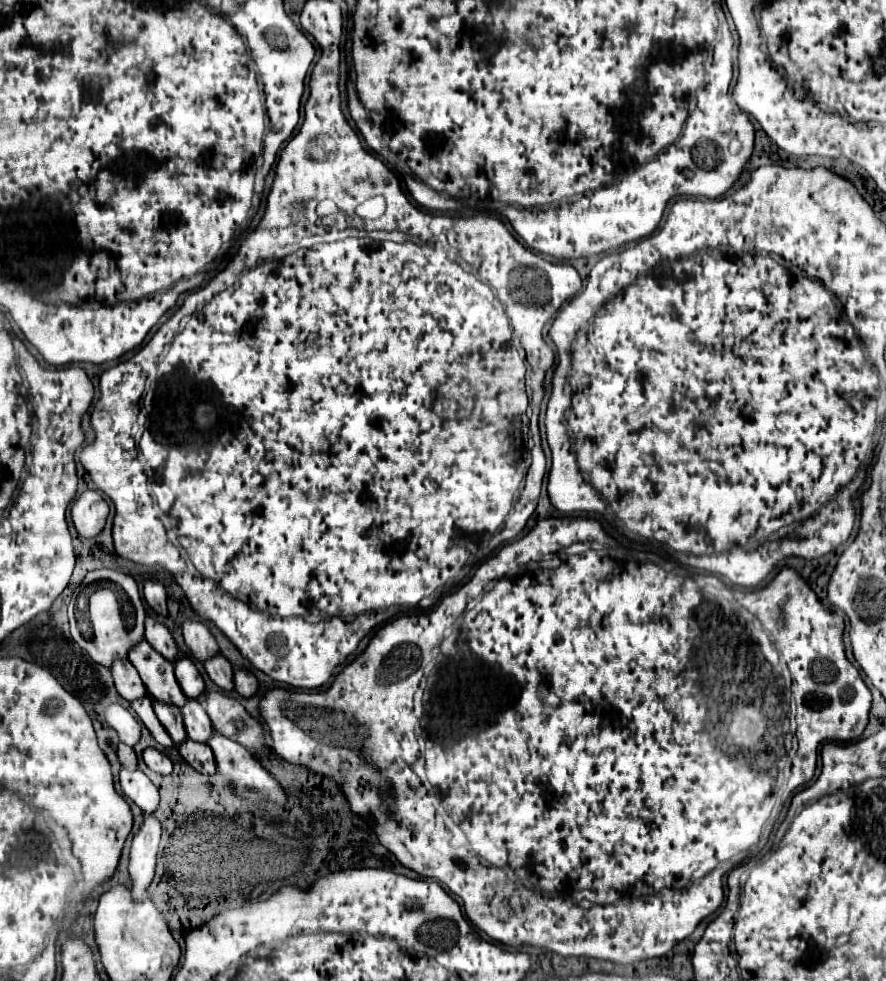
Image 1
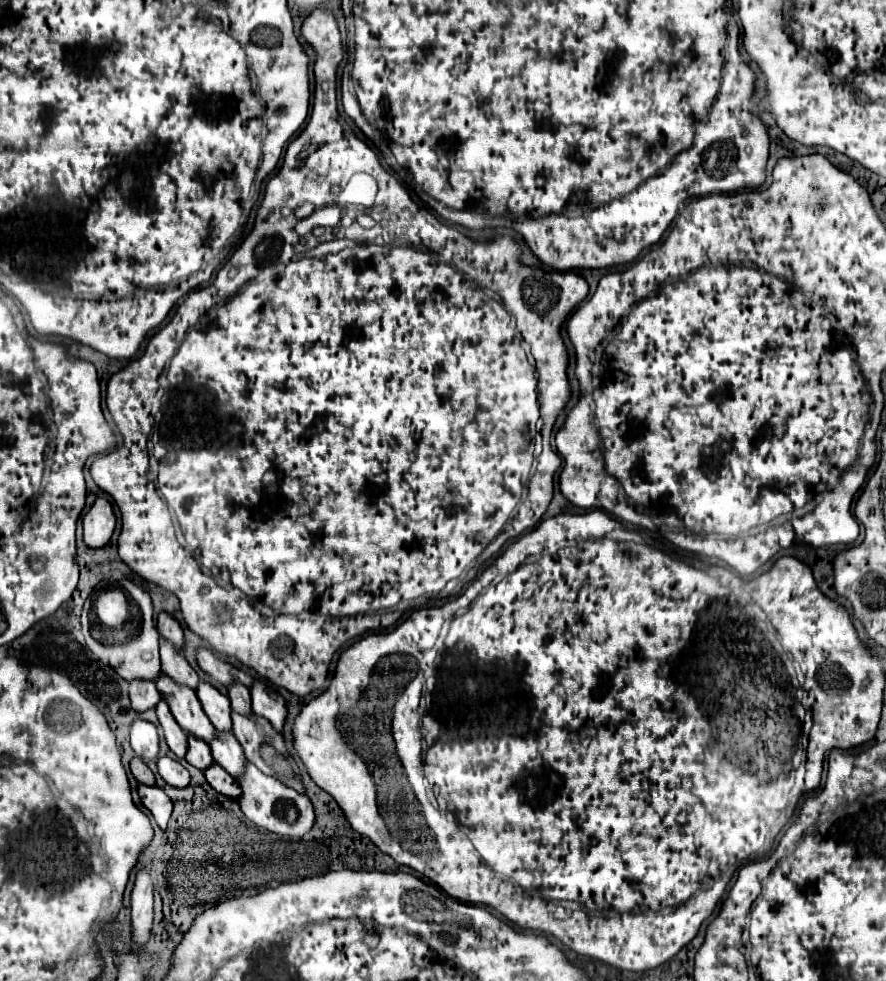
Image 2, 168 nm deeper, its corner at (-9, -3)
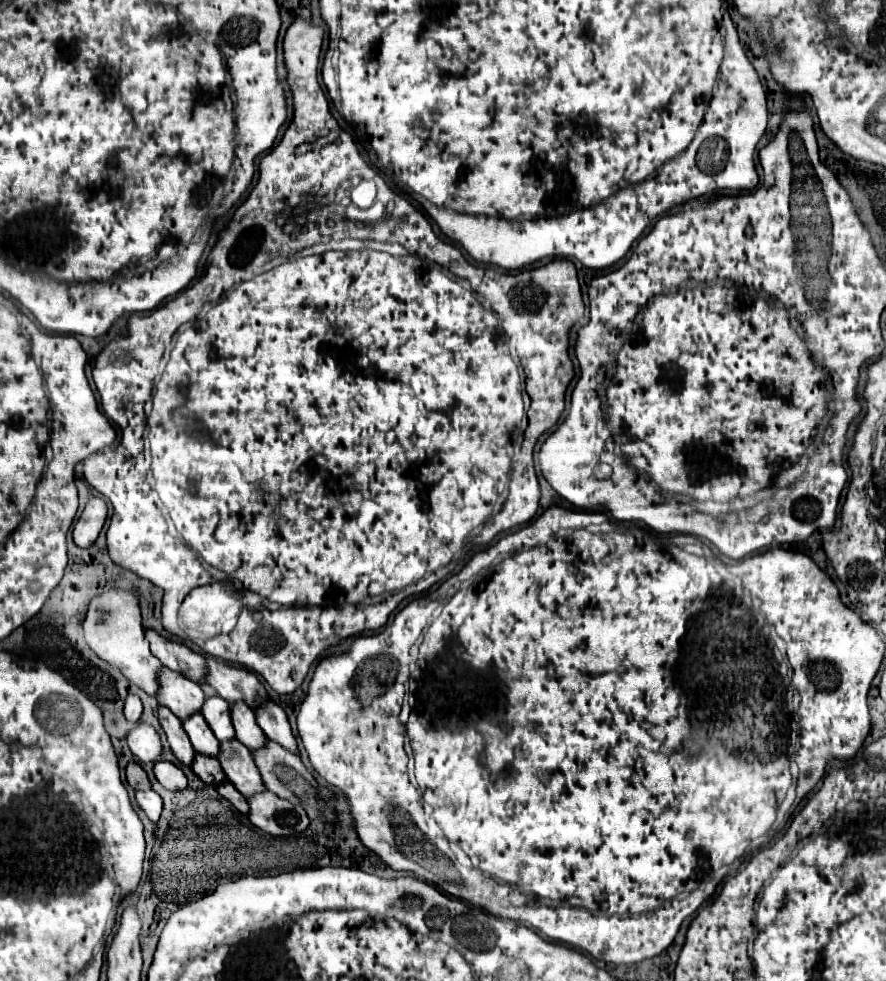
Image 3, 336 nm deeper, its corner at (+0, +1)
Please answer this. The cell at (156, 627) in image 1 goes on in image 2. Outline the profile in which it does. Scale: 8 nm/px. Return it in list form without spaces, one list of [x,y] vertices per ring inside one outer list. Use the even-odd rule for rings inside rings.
[[[161,638],[161,672],[167,674],[175,684],[189,686],[193,690],[199,684],[199,676],[189,666],[185,656],[175,652],[175,650],[171,650],[171,646],[167,646],[167,642],[163,642],[163,638]]]

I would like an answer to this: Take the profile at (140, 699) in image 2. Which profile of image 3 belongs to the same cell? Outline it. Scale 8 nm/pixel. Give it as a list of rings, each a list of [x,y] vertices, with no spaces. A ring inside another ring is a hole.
[[[128,694],[126,702],[124,702],[124,714],[130,722],[138,722],[140,714],[142,714],[142,702],[136,694]]]

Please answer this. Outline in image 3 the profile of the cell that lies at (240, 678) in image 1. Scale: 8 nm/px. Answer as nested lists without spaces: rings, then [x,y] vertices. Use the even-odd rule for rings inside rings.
[[[270,698],[258,700],[258,710],[254,710],[254,714],[256,714],[258,726],[264,730],[264,734],[270,740],[274,740],[280,746],[296,752],[296,740],[292,736],[288,718],[286,718],[284,710],[274,700],[270,700]]]

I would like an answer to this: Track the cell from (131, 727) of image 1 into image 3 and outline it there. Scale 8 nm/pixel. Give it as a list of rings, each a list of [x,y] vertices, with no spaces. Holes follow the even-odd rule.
[[[138,722],[126,738],[128,738],[128,748],[140,762],[154,762],[160,758],[162,752],[160,736],[150,724]]]

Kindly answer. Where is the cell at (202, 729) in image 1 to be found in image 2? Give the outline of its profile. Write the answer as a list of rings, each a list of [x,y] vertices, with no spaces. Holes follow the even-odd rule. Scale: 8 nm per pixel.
[[[217,732],[209,746],[211,746],[215,762],[223,766],[225,772],[229,772],[233,778],[241,778],[245,774],[247,758],[243,754],[241,744],[231,732]]]

